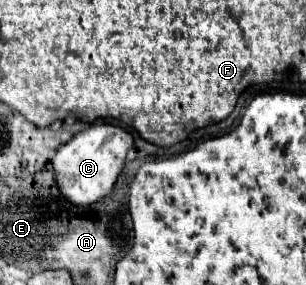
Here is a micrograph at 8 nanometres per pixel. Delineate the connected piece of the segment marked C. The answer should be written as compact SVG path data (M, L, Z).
M91 124L77 132L67 144L63 144L51 160L55 182L61 194L75 206L89 206L113 190L113 184L123 168L125 154L133 146L129 132L115 124Z

